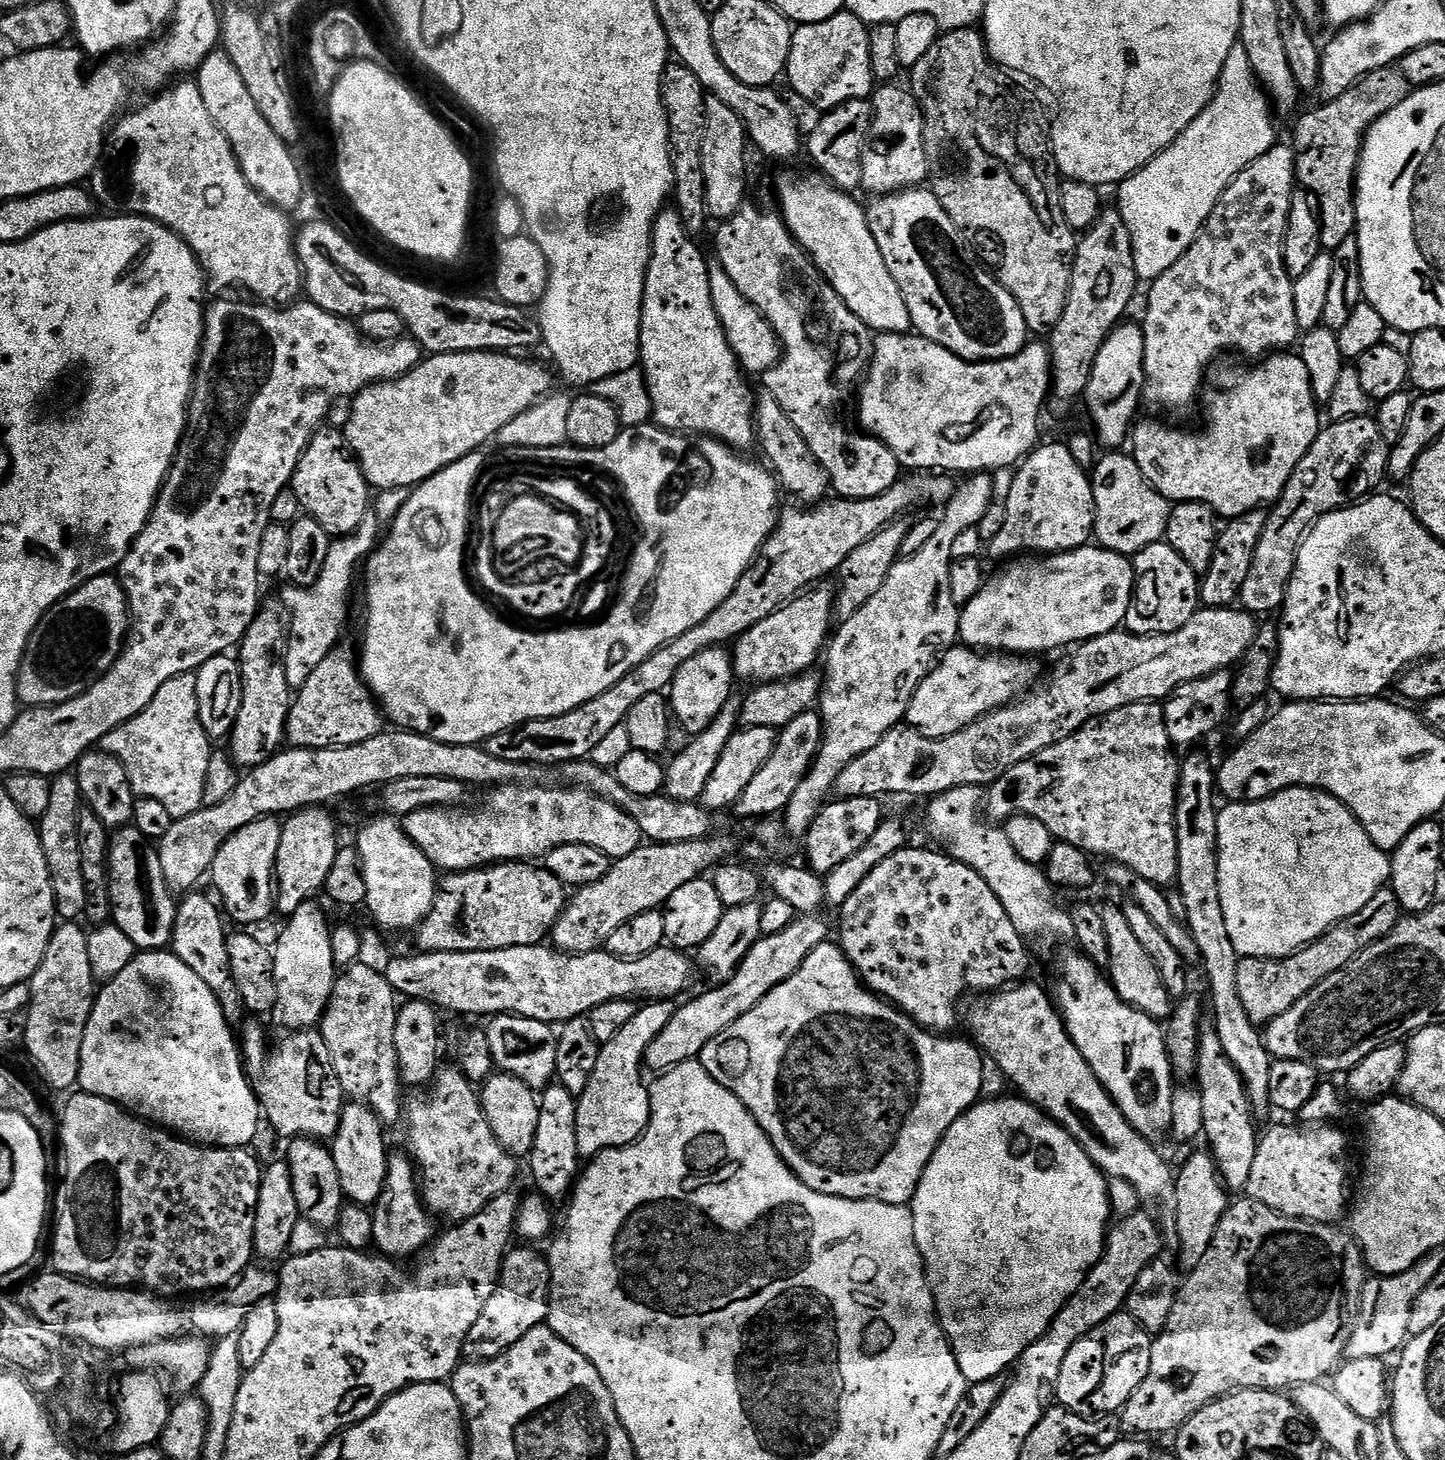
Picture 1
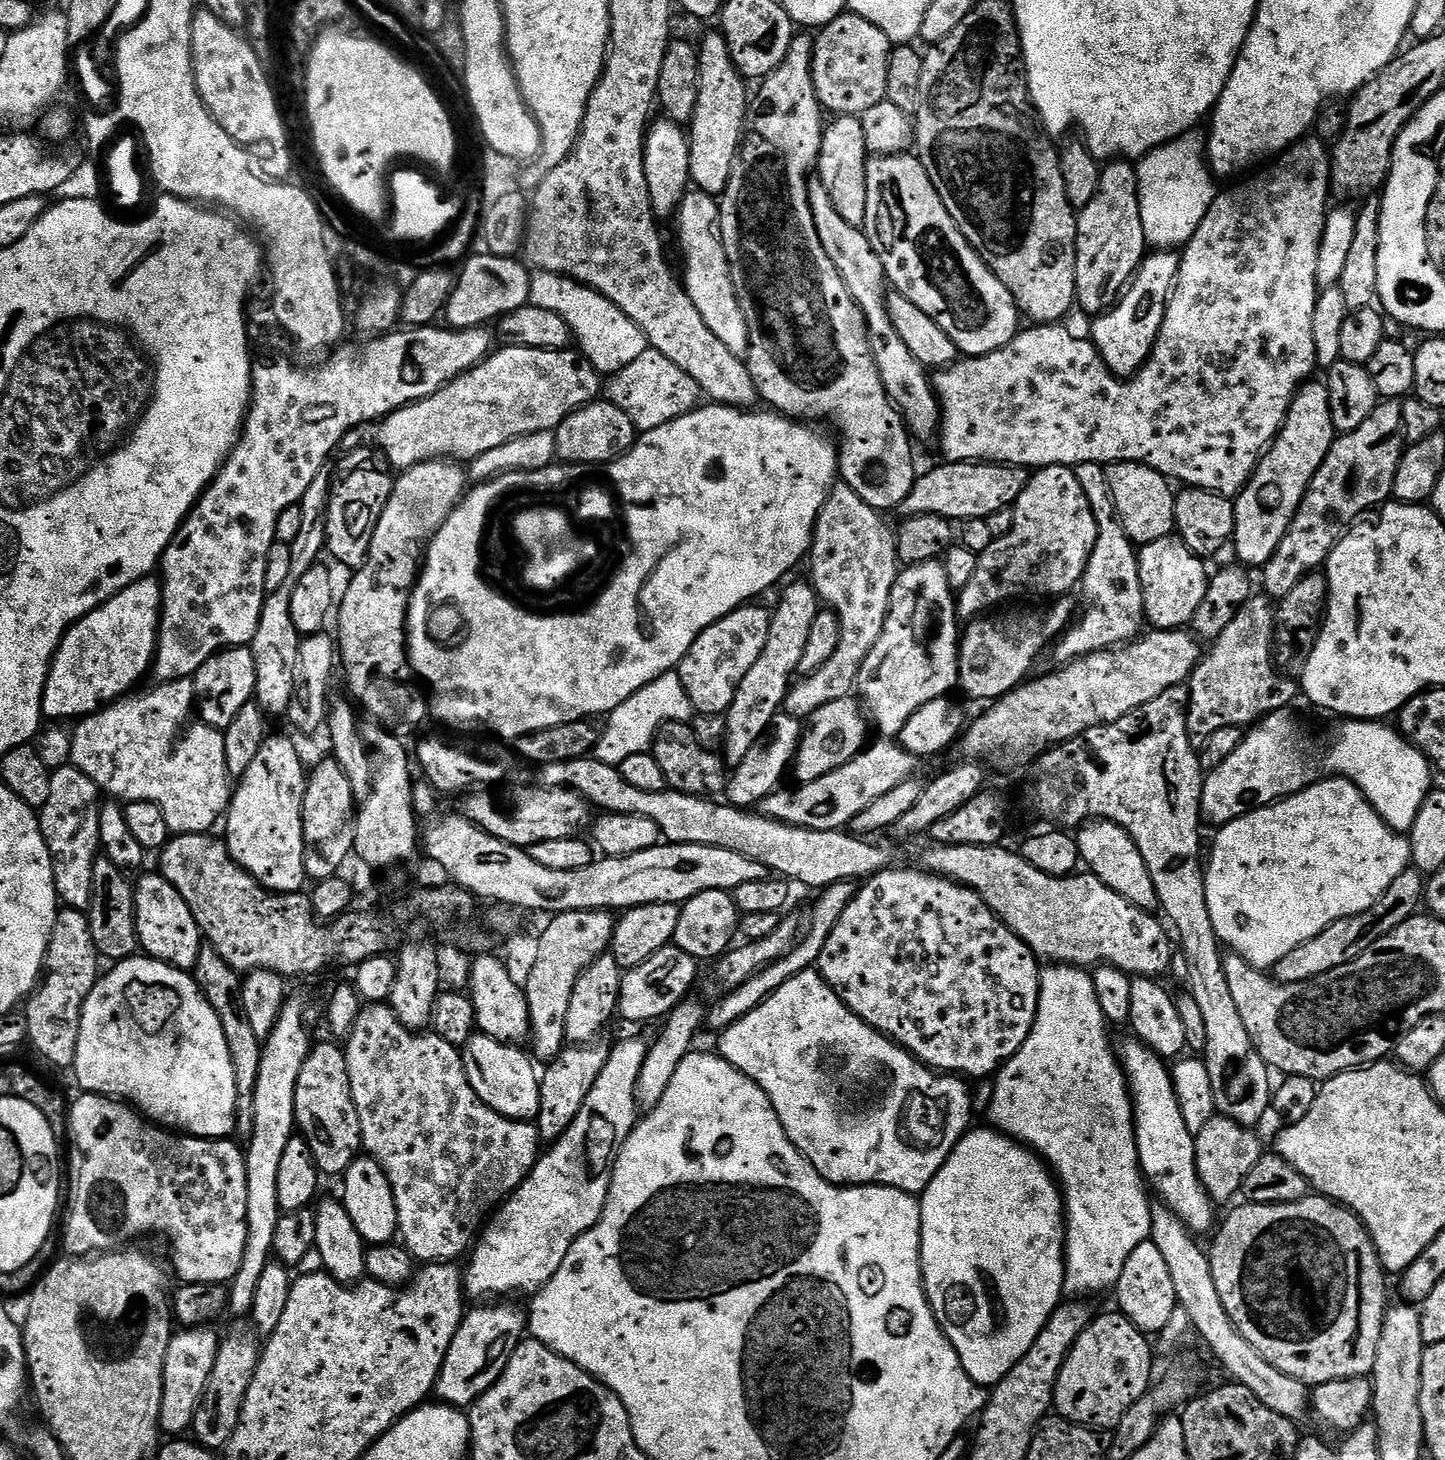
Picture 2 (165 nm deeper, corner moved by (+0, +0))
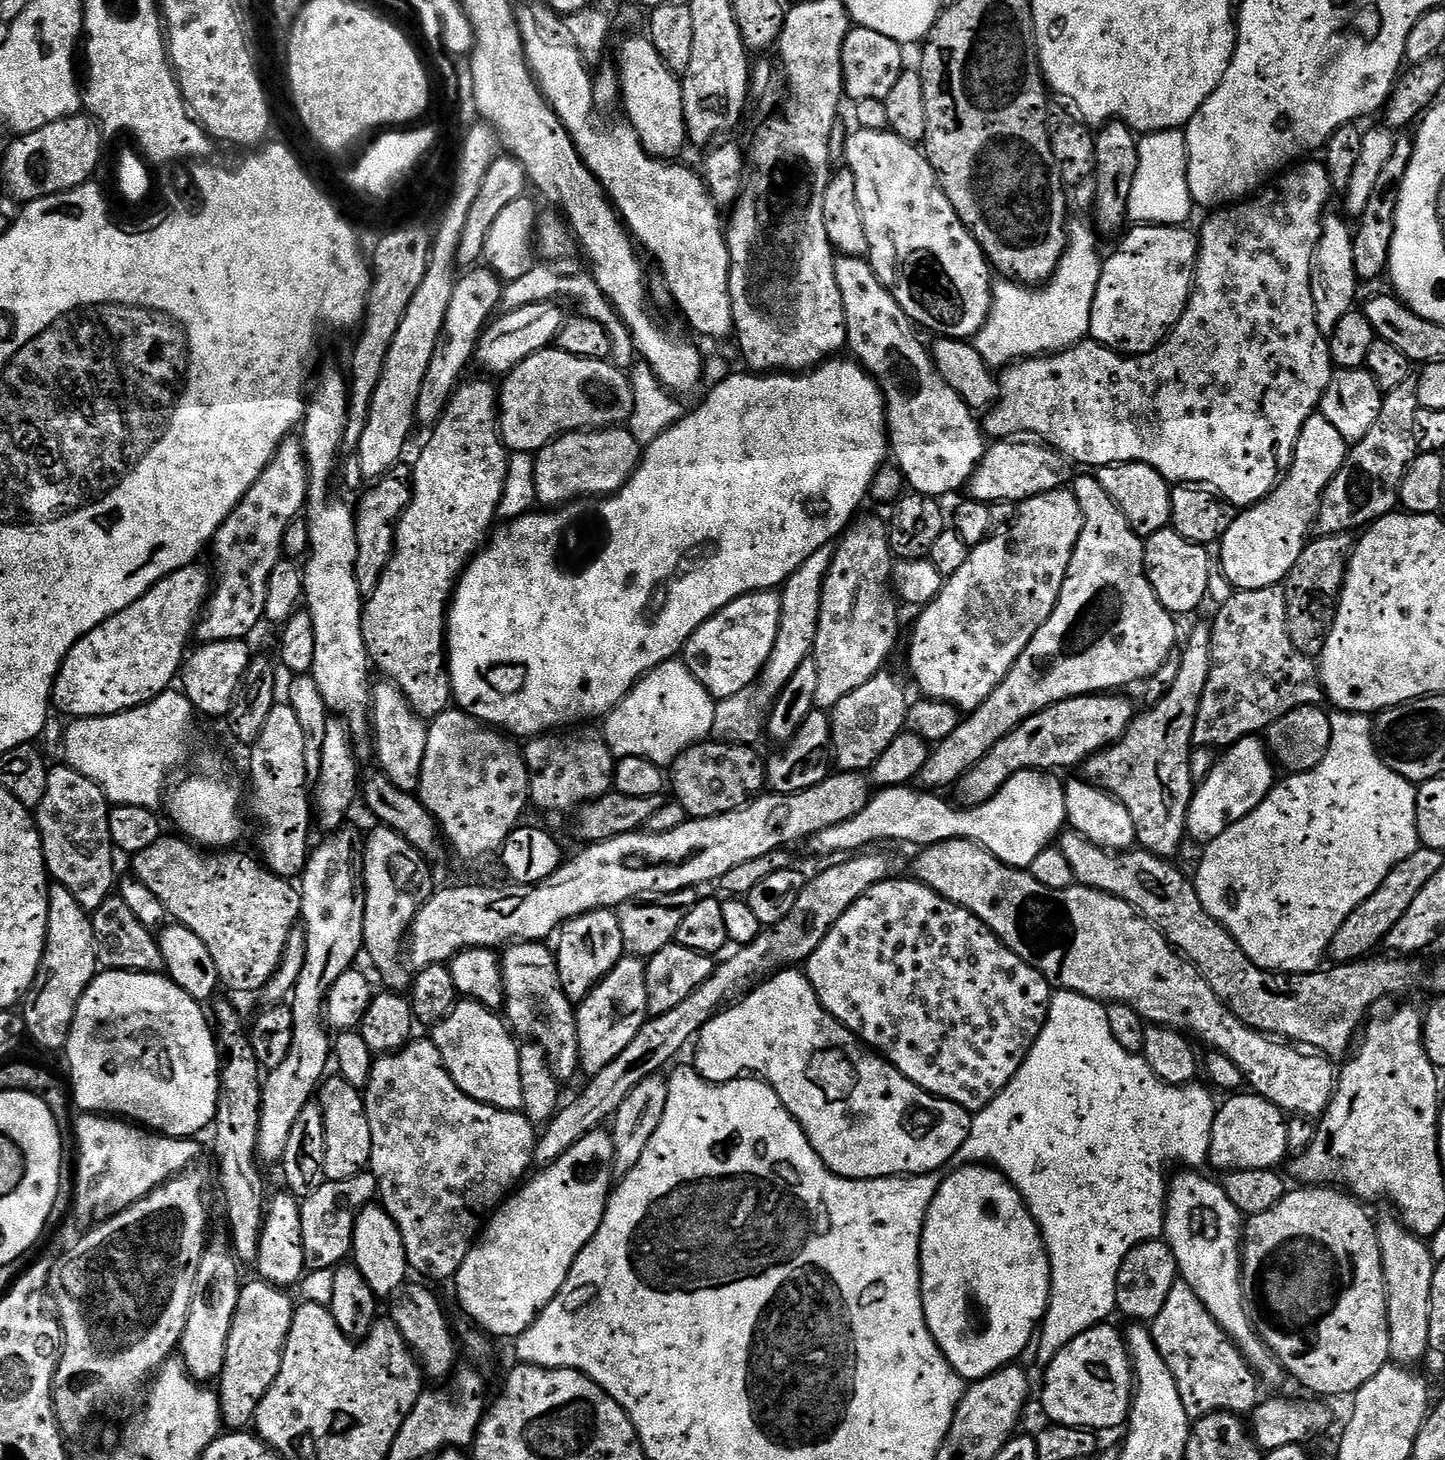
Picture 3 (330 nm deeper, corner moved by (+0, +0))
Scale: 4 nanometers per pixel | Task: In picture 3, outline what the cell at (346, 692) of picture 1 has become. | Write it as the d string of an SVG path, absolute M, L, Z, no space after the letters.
M491 379L488 380L472 380L461 383L460 387L452 393L452 399L448 401L448 409L440 415L440 419L436 421L431 429L432 437L424 444L424 449L420 452L420 457L414 460L412 470L412 501L410 506L400 515L400 522L396 525L396 549L392 551L390 562L384 567L384 573L380 576L376 589L362 604L362 638L366 642L366 650L368 651L368 659L381 673L383 679L392 681L396 685L396 689L410 702L410 706L414 711L422 717L425 722L431 722L438 714L449 711L450 705L453 703L452 683L448 677L448 665L446 663L446 617L448 615L448 605L452 599L452 593L468 567L469 560L476 555L478 549L489 539L490 533L493 531L494 523L497 519L496 511L500 505L502 498L502 486L506 480L508 473L509 451L504 446L504 441L498 431L498 388Z

